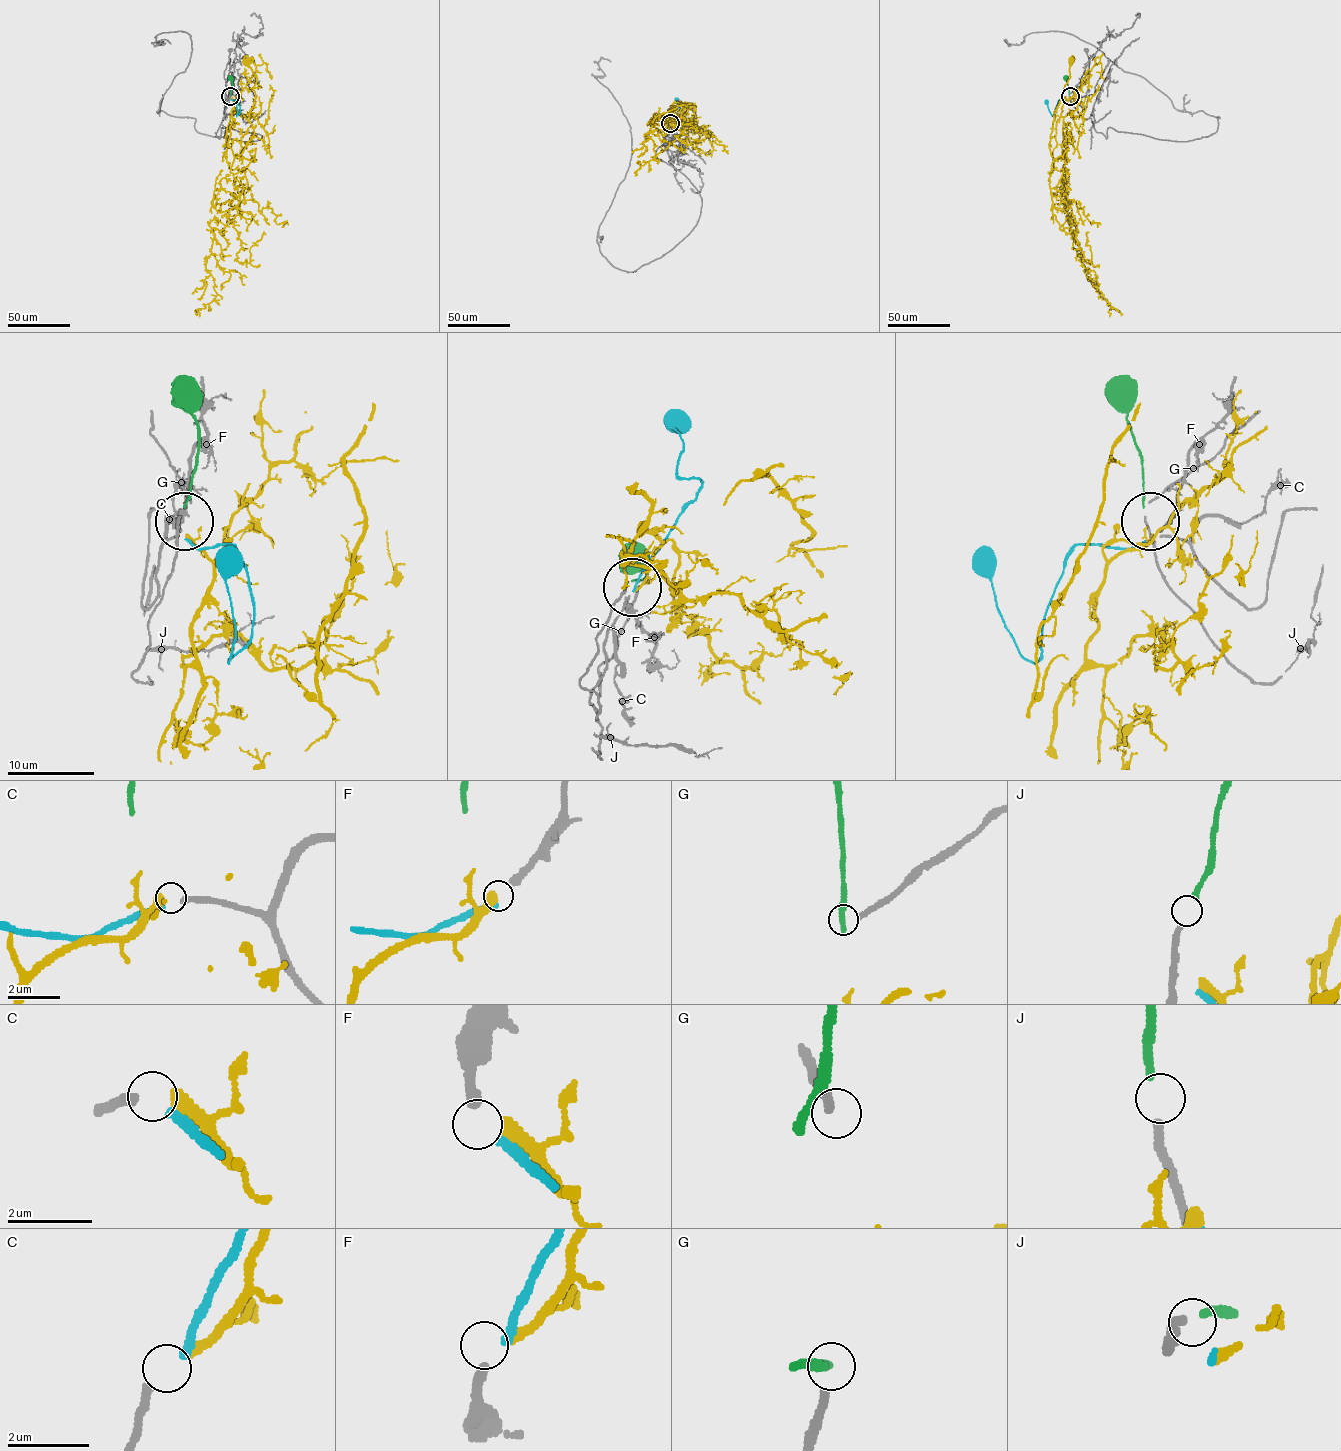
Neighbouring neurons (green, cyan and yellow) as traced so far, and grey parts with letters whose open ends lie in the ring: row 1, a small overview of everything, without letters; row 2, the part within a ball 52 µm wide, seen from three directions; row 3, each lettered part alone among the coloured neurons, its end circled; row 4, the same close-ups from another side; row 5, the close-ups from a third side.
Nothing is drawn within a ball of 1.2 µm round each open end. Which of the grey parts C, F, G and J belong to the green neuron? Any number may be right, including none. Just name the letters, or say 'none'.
J

